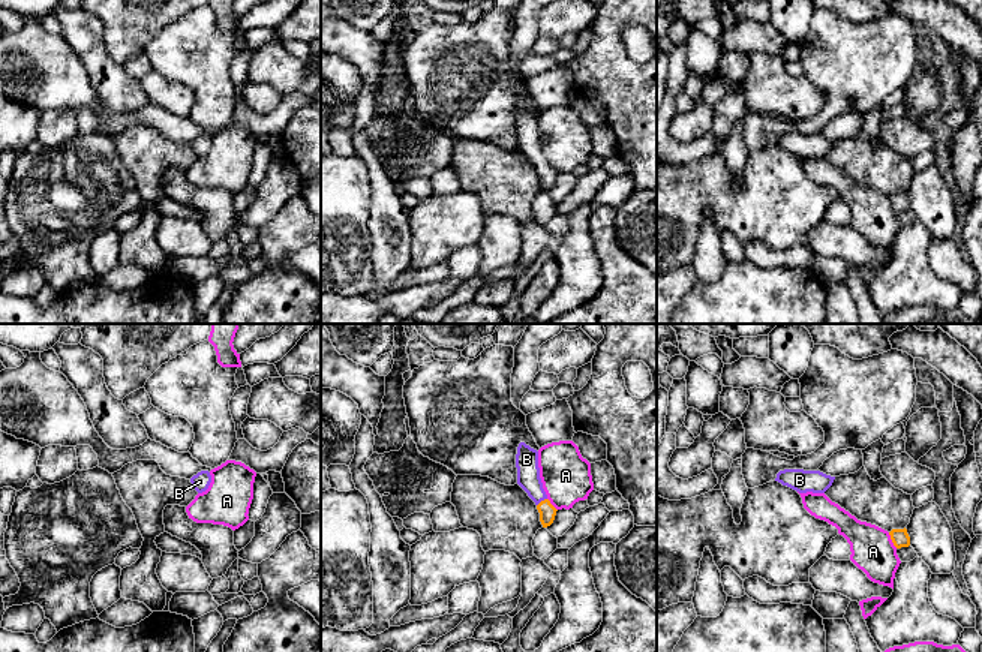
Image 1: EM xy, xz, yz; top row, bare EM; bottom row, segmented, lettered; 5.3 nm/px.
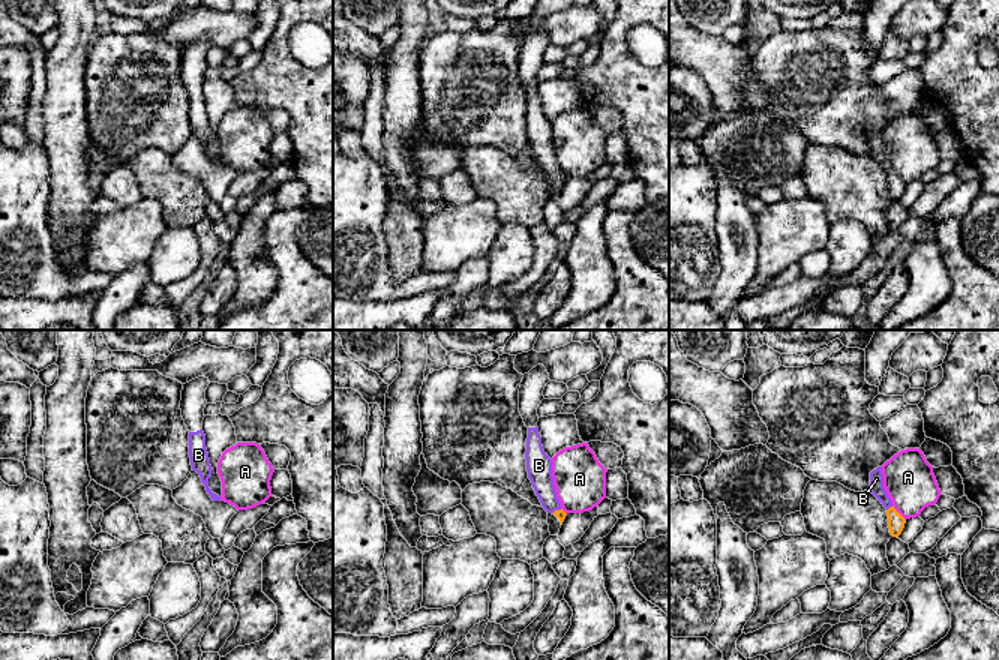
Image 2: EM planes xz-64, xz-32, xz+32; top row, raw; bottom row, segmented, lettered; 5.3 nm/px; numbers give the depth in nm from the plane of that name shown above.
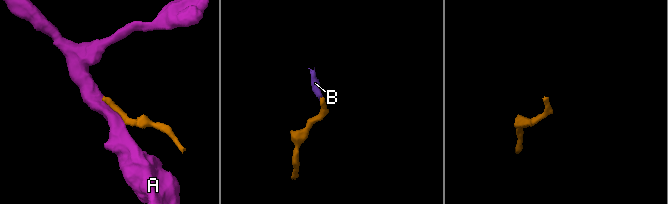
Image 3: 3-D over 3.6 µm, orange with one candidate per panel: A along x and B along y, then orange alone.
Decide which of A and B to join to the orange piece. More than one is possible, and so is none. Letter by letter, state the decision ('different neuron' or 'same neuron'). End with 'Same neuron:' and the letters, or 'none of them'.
A: different neuron
B: same neuron
Same neuron: B

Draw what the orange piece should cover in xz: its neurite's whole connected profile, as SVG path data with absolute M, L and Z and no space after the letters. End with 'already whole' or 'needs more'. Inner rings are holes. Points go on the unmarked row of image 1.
M520 106L516 118L516 132L517 148L535 166L543 192L550 190L558 174L550 168L543 153L538 132L538 115L525 106Z | needs more

